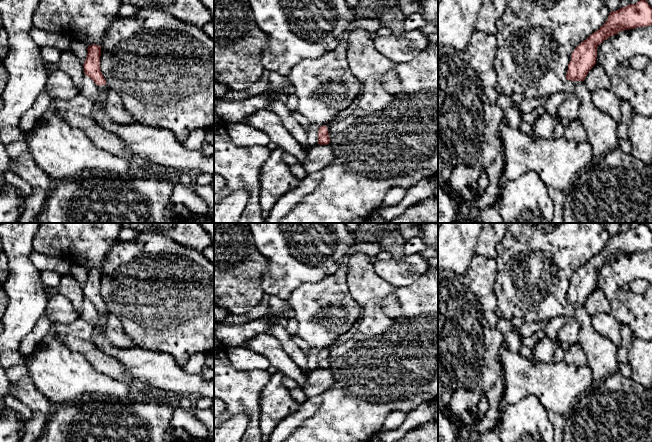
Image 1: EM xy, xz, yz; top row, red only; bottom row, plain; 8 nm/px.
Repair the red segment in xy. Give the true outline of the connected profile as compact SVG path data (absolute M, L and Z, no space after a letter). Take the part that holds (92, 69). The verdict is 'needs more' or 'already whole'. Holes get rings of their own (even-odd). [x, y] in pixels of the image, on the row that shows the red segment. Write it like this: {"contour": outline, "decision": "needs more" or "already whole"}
{"contour": "M93 44L88 46L87 50L87 58L83 64L84 73L99 86L96 100L93 101L81 94L69 100L54 99L52 102L52 107L54 109L68 110L86 117L91 117L93 115L93 108L95 105L99 105L104 109L107 86L100 68L101 46Z", "decision": "needs more"}

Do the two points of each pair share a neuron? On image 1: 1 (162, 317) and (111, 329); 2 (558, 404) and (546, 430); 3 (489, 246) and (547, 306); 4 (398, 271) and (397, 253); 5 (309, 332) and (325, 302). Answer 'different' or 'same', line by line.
1: different
2: different
3: different
4: different
5: same

